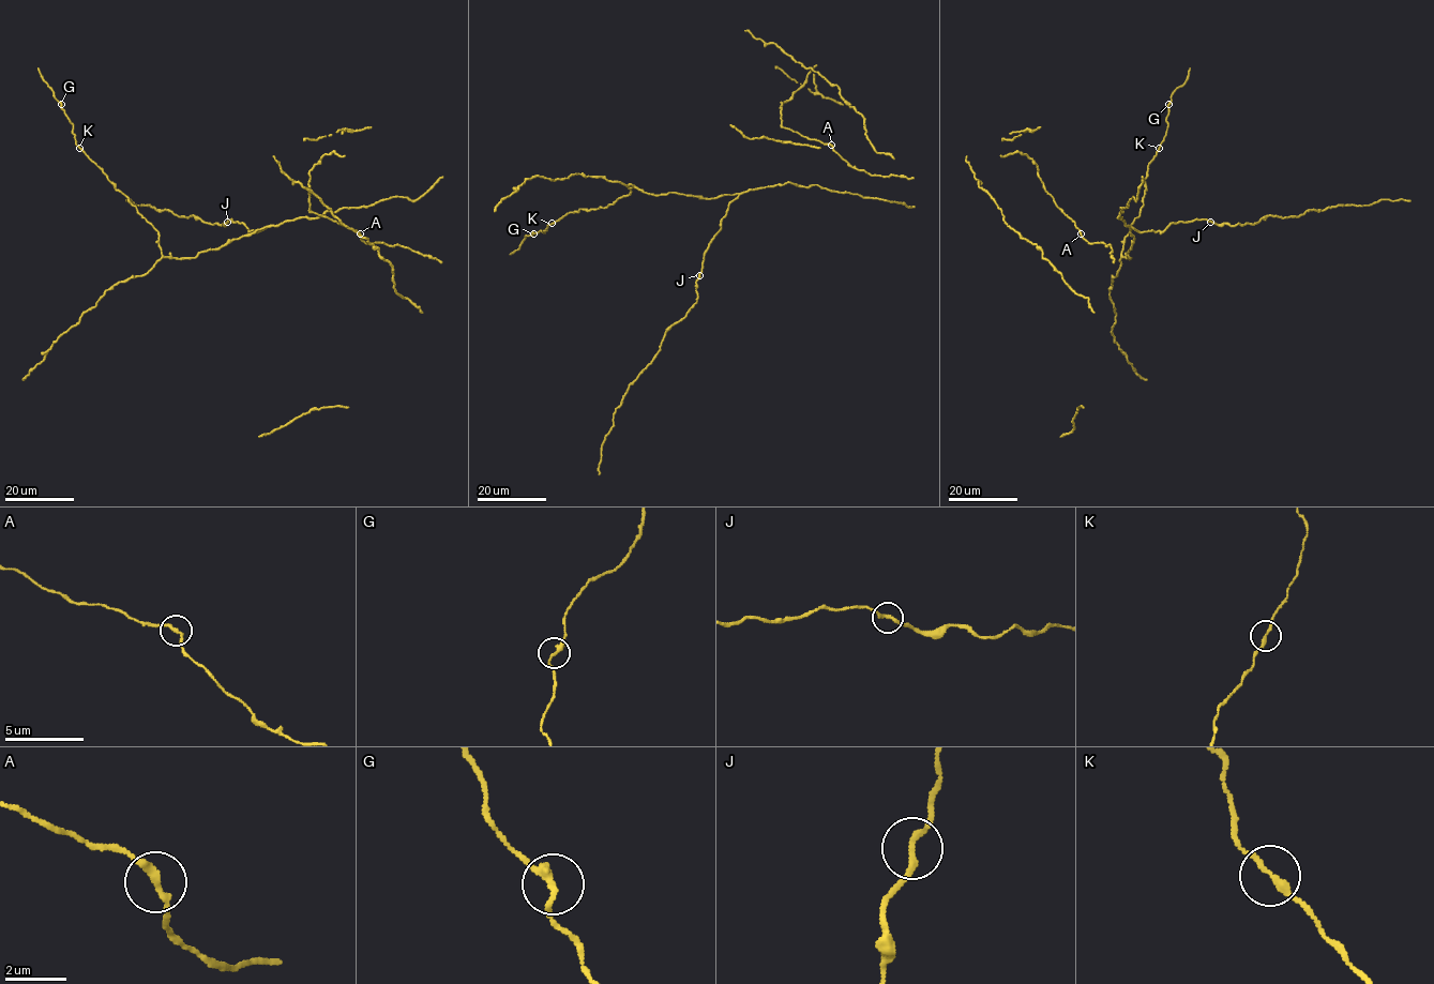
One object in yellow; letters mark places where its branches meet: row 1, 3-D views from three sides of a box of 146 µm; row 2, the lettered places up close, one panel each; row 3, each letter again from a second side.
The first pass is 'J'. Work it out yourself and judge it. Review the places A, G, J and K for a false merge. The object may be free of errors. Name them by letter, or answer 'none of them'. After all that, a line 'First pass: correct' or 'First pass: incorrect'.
none of them
First pass: incorrect

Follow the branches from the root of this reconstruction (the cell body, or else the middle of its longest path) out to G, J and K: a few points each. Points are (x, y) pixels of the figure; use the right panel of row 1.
G: (1120, 209), (1118, 217), (1134, 237), (1130, 259), (1121, 255), (1125, 238), (1144, 203), (1168, 104)
J: (1120, 209), (1118, 217), (1138, 231), (1163, 231), (1173, 222), (1204, 218), (1210, 222)
K: (1120, 209), (1118, 217), (1134, 237), (1130, 259), (1121, 255), (1125, 238), (1138, 216), (1148, 166), (1159, 148)

